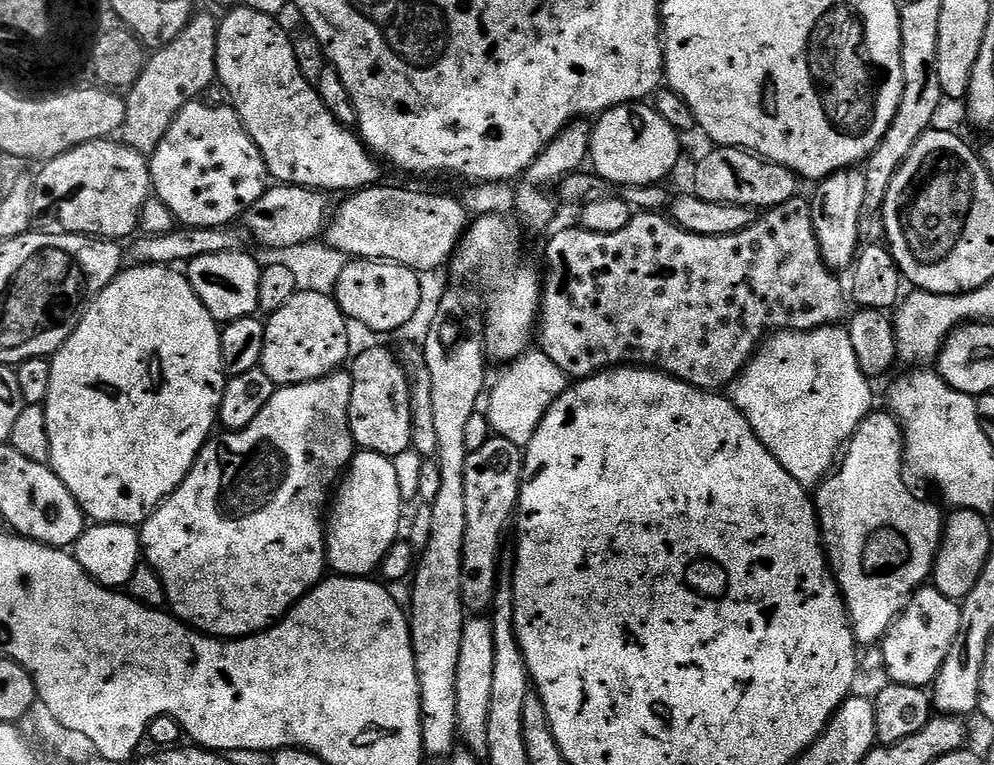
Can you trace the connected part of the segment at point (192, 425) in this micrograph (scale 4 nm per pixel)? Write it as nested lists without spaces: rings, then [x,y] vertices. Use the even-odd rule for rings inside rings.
[[[145,264],[135,267],[128,266],[121,270],[85,307],[70,338],[51,357],[50,390],[43,402],[46,431],[50,433],[48,464],[52,471],[58,474],[58,478],[62,478],[66,490],[74,494],[85,517],[98,524],[143,525],[144,521],[171,496],[175,488],[187,478],[197,454],[213,435],[212,427],[217,427],[226,383],[218,321],[210,314],[210,310],[206,310],[206,306],[202,306],[198,294],[194,294],[190,286],[187,275],[172,266]]]

